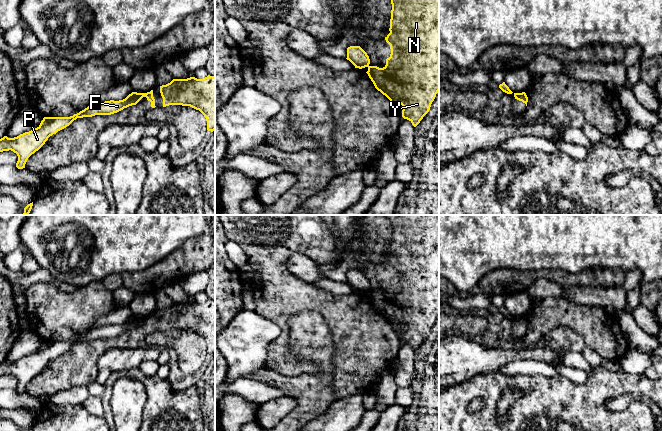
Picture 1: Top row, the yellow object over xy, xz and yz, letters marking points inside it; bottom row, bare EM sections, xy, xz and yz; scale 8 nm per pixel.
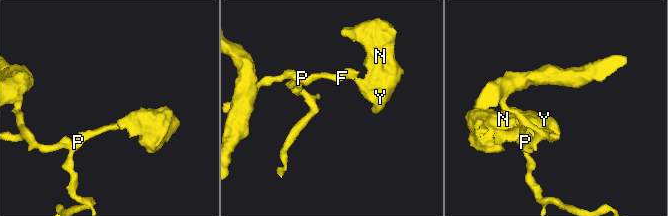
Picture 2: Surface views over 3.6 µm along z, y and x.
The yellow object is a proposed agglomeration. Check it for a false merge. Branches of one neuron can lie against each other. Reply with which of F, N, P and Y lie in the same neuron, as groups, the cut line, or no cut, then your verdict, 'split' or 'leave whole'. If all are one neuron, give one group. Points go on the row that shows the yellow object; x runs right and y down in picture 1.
F P / N Y | xy (143, 93), (144, 96) | split

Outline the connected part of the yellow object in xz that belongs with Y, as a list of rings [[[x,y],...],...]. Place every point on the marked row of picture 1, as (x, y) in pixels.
[[[391,0],[390,33],[385,37],[391,54],[383,68],[368,66],[366,72],[375,88],[396,107],[403,106],[402,117],[416,127],[429,112],[439,92],[439,0]]]

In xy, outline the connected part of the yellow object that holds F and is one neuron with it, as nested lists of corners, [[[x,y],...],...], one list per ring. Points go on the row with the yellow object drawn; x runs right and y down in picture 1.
[[[132,92],[125,99],[119,101],[105,101],[99,104],[92,104],[70,117],[44,117],[40,125],[14,138],[4,136],[0,139],[0,152],[13,151],[18,156],[16,167],[25,168],[28,158],[38,151],[50,136],[69,126],[77,118],[92,117],[95,115],[111,115],[124,108],[136,105],[144,93]]]

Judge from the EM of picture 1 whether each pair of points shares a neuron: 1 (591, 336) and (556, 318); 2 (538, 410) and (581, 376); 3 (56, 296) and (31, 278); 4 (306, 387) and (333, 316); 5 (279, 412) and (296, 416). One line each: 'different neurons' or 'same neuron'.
1: same neuron
2: different neurons
3: different neurons
4: different neurons
5: different neurons

